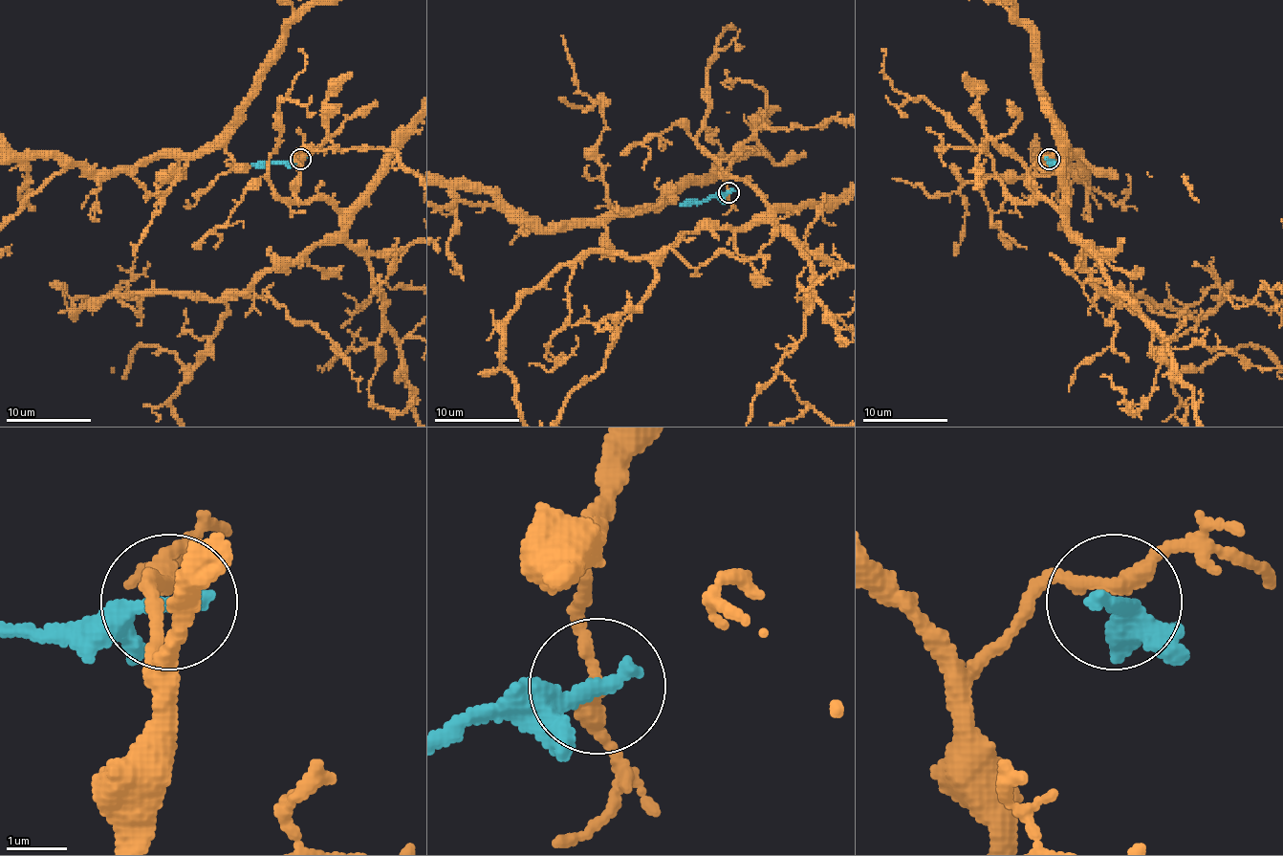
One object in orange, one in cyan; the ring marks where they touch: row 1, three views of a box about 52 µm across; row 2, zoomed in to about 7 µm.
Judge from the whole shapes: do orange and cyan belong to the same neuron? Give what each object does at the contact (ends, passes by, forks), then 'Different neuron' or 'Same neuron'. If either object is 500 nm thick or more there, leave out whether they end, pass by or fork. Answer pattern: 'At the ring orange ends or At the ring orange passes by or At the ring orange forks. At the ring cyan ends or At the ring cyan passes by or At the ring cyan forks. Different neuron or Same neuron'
At the ring orange passes by. At the ring cyan ends. Different neuron

